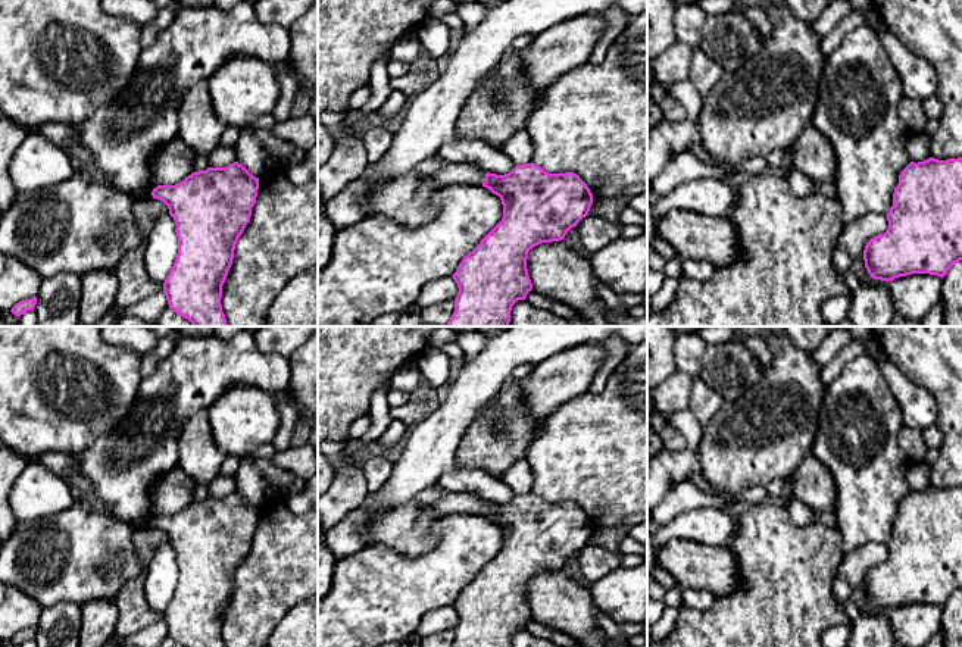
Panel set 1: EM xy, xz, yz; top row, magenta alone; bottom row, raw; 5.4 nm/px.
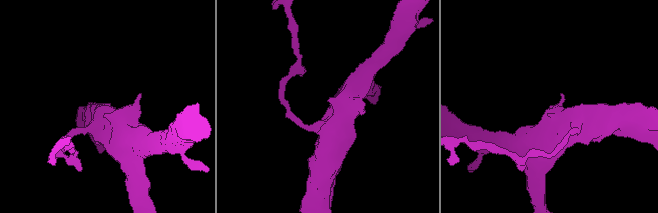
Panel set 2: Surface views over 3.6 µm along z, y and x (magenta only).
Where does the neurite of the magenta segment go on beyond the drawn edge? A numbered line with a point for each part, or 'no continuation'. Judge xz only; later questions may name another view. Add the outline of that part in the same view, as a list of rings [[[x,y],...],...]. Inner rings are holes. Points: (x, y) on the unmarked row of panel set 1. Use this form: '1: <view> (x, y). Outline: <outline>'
1: xz (450, 502). Outline: [[[443,490],[440,500],[432,507],[432,512],[440,516],[452,513],[471,513],[482,516],[485,503],[485,500],[468,491],[456,493]]]

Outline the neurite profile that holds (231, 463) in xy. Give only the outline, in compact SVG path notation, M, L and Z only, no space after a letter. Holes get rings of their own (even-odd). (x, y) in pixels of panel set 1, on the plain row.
M227 456L221 469L219 475L231 475L235 476L238 468L240 468L241 457L237 456Z

